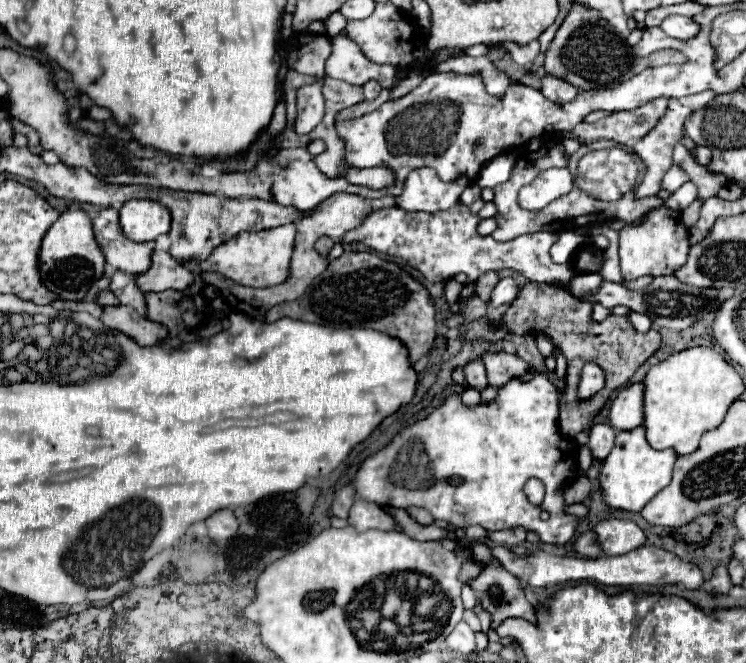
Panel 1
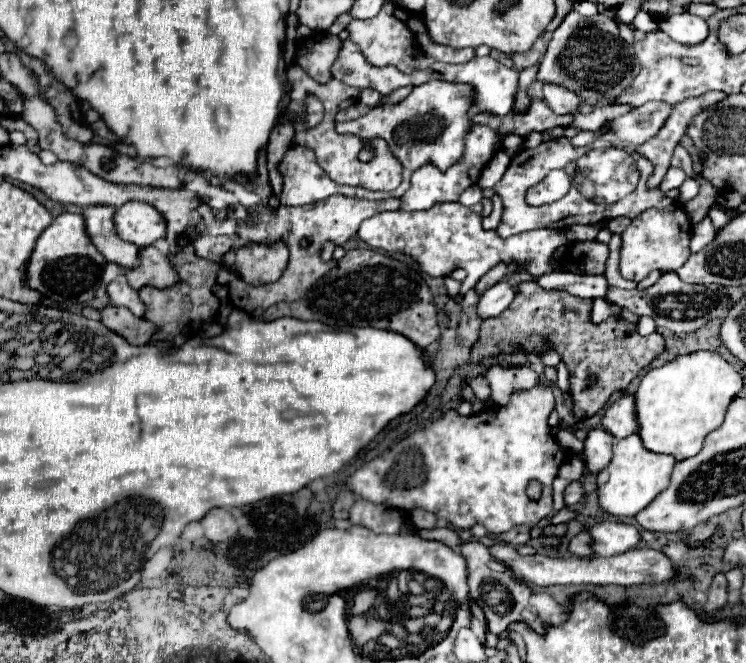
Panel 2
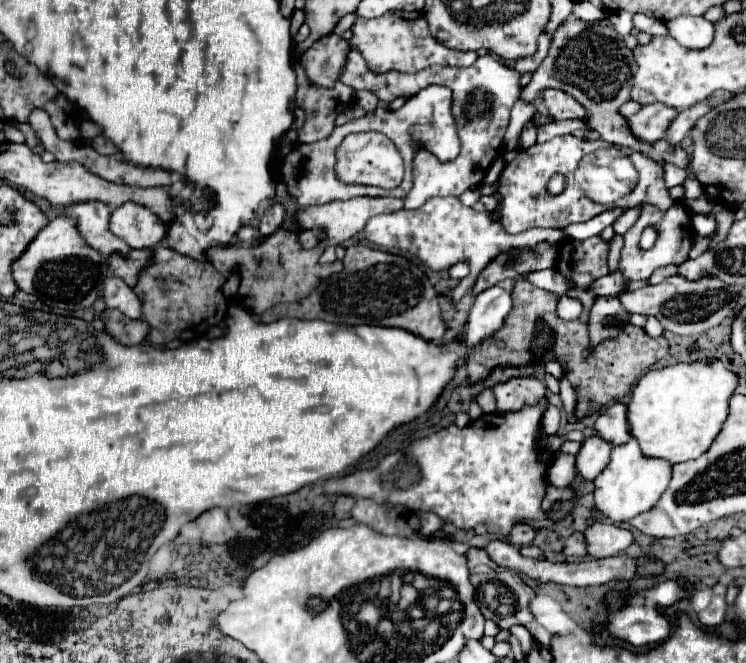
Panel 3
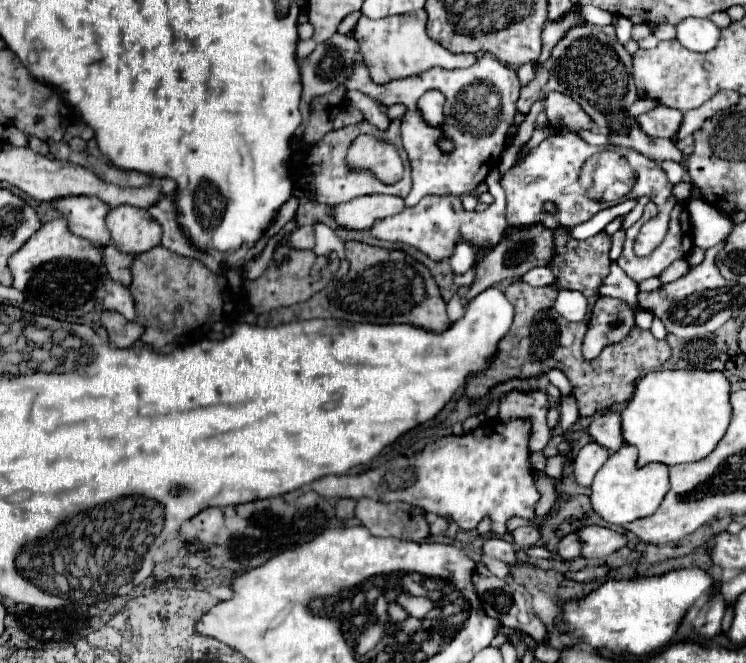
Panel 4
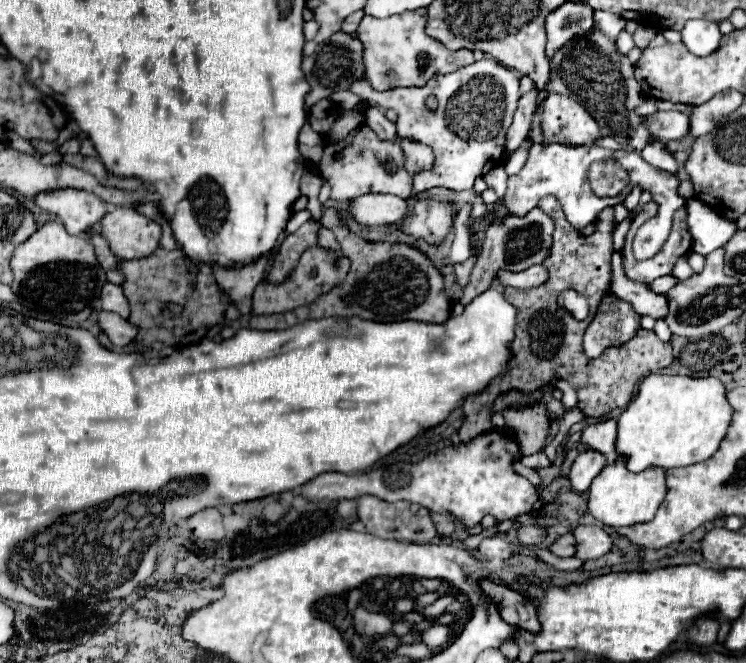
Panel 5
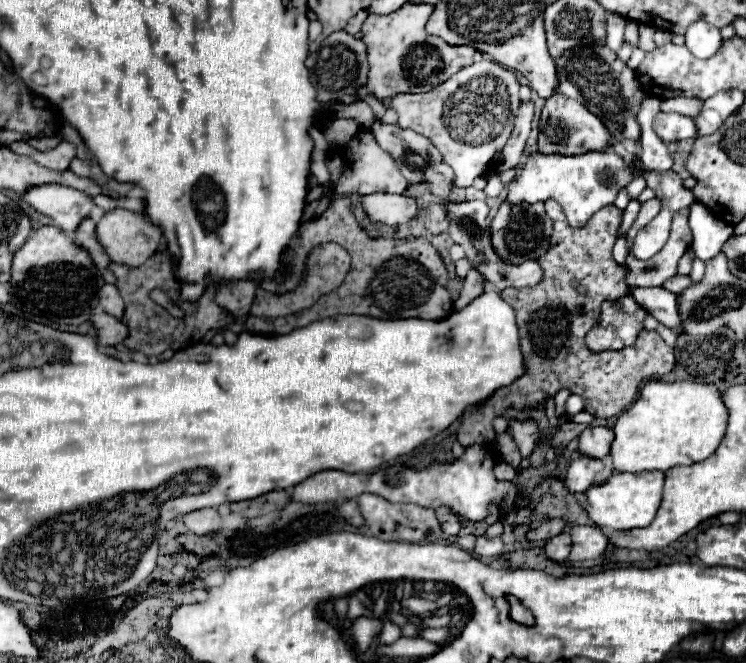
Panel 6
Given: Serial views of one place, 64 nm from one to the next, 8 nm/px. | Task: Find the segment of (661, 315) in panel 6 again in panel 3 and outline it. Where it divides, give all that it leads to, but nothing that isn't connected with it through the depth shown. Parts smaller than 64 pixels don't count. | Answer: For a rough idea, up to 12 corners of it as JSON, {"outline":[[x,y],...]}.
{"outline":[[616,270],[592,284],[596,296],[626,292],[626,280]]}

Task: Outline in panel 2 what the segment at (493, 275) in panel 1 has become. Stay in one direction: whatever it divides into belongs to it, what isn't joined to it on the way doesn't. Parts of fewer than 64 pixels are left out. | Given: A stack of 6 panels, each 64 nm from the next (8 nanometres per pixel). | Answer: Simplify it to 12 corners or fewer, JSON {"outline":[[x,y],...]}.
{"outline":[[500,262],[478,280],[478,294],[498,284],[504,276],[518,274],[516,262]]}

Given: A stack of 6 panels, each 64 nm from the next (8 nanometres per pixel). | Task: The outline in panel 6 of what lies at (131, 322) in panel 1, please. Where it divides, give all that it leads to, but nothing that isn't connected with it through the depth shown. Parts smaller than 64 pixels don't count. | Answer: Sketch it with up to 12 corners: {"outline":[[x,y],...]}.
{"outline":[[94,314],[98,342],[116,346],[128,328],[114,316]]}

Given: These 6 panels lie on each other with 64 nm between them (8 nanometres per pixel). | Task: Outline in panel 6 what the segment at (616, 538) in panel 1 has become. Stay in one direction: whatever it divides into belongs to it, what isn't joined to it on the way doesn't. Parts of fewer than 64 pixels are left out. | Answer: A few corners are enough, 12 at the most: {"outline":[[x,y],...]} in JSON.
{"outline":[[572,526],[568,562],[606,552],[608,538],[594,526]]}

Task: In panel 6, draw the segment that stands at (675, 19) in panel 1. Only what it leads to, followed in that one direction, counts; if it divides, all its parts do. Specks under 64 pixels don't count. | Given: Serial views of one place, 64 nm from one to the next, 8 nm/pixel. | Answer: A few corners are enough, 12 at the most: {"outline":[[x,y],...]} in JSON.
{"outline":[[694,22],[684,34],[696,58],[712,58],[720,46],[720,30]]}

